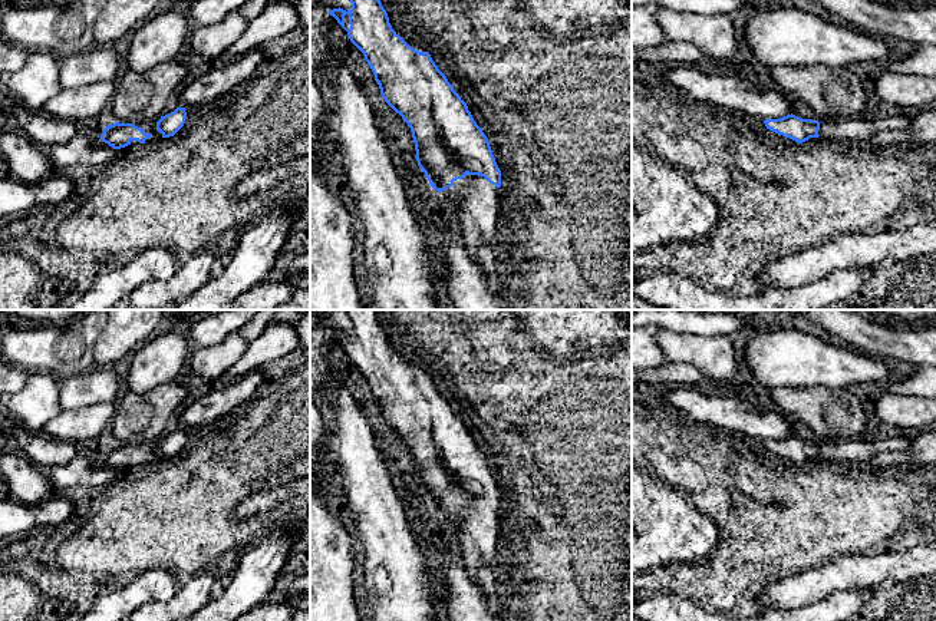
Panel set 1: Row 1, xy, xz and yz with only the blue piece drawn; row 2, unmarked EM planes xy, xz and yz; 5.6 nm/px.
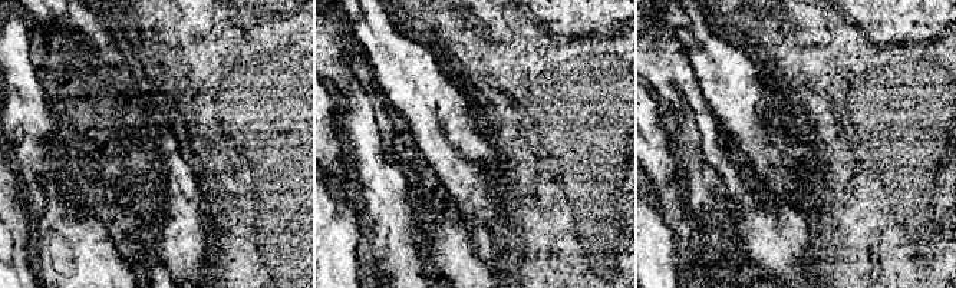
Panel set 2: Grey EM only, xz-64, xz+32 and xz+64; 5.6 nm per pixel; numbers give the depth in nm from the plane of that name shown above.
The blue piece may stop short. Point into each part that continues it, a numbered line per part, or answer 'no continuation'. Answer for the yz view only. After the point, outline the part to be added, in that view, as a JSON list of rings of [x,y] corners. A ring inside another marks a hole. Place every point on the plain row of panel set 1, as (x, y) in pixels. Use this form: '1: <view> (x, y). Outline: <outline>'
1: yz (854, 449). Outline: [[[876,437],[869,440],[827,440],[820,442],[818,459],[828,462],[866,462],[880,452],[904,449],[907,437]]]

